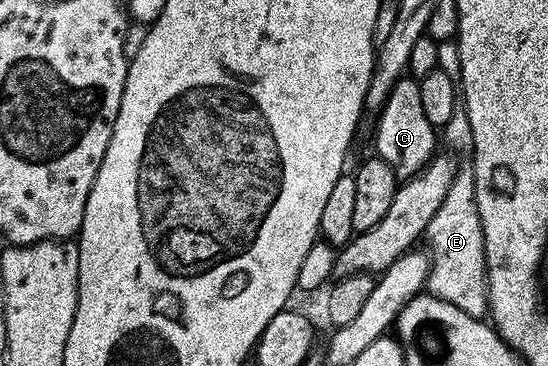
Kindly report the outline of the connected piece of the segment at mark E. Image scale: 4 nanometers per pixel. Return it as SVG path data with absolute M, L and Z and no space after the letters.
M467 161L454 168L449 189L423 235L429 245L426 292L439 300L449 301L462 312L484 316L488 312L487 258L483 226L477 213L476 175L472 162Z

